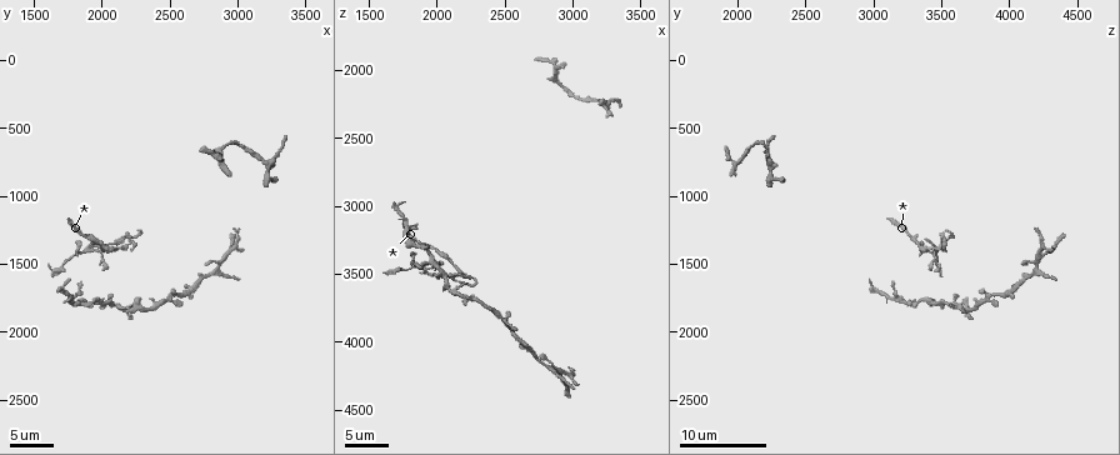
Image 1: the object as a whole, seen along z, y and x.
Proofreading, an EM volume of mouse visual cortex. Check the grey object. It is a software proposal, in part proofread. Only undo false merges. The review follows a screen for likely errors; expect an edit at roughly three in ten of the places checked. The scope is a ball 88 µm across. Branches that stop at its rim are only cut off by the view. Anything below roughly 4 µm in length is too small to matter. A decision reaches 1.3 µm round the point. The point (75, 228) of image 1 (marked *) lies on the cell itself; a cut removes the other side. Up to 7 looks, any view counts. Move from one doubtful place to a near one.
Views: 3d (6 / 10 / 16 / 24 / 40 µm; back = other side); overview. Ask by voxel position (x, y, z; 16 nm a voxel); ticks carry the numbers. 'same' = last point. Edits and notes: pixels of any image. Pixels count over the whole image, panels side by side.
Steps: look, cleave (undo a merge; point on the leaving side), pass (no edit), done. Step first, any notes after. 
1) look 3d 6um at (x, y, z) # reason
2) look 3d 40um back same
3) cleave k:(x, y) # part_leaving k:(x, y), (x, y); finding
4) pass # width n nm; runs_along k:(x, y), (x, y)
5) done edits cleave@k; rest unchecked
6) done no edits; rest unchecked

look 3d 16um at (2560, 1740, 3920) # three arms meet

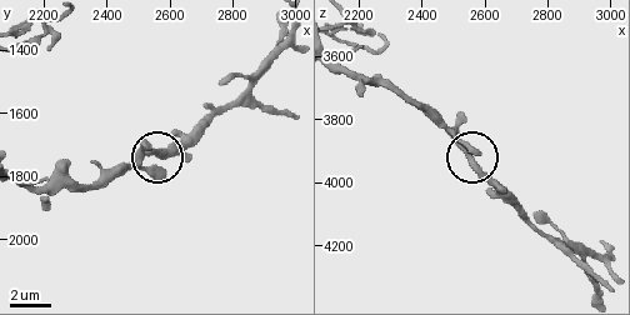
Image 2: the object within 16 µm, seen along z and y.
pass # arms 3; continuous, no second cell

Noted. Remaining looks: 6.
look 3d 10um at (1960, 1780, 3360) # a fork

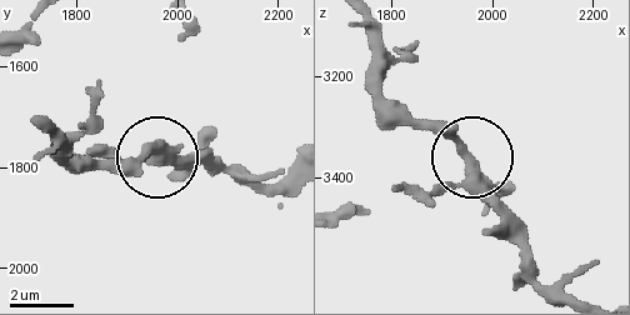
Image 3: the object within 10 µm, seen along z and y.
look 3d 6um at (1960, 1770, 3380)

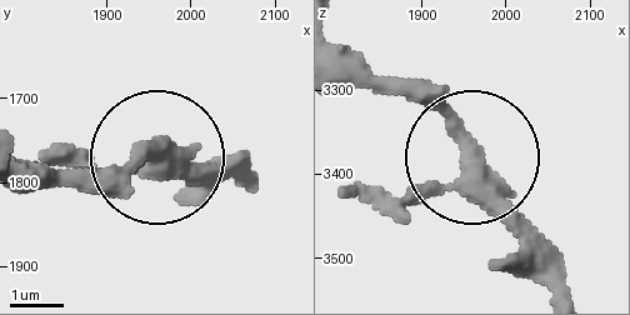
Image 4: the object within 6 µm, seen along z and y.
pass # arms 3; all the same cell

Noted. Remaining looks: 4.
look 3d 10um at (2860, 1560, 4200) # four-way junction

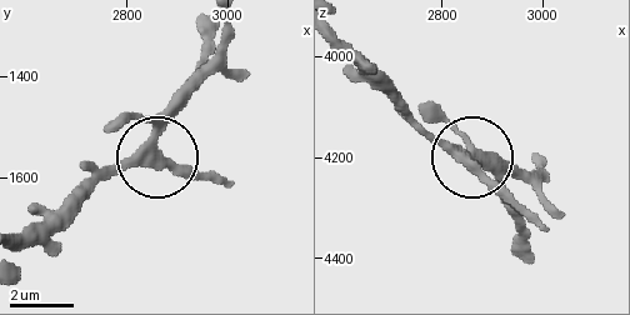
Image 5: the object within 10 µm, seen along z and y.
pass # width 350 nm; runs_along 5:(341, 43), (524, 209); continuous, no second cell

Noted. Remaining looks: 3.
done no edits; rest unchecked

